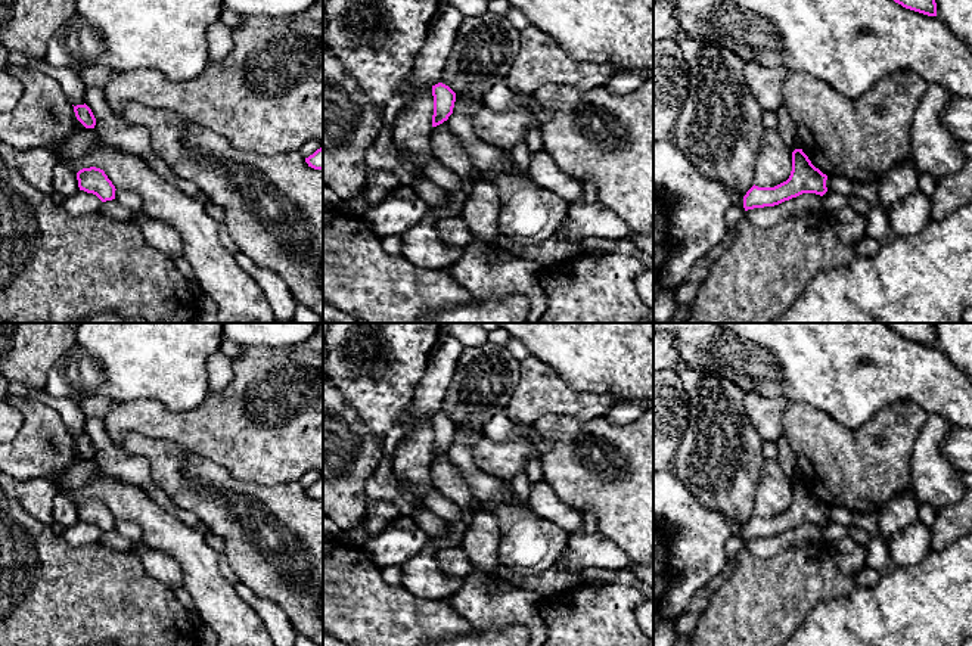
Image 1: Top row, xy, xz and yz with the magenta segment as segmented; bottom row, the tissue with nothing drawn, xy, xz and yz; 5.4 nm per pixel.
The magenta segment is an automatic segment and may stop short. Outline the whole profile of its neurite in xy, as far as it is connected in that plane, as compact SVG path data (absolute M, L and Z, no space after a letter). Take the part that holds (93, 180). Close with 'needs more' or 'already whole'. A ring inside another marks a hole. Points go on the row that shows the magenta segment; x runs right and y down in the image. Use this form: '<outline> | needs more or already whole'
M90 167L77 173L78 187L87 193L96 195L102 202L115 199L115 186L103 170Z | already whole

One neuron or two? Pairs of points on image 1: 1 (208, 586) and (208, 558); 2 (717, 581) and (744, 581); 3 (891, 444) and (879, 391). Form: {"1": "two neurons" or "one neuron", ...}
{"1": "one neuron", "2": "two neurons", "3": "two neurons"}

